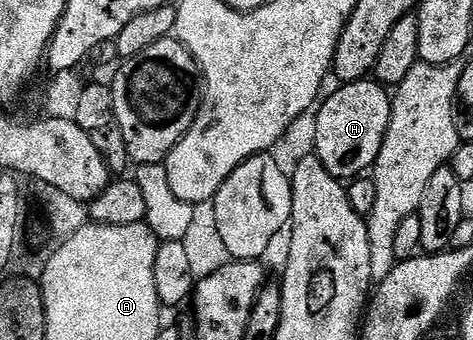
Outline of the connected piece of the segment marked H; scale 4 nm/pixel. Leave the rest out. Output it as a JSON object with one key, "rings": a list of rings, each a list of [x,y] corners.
{"rings":[[[374,79],[348,81],[338,87],[327,102],[324,100],[318,106],[313,153],[335,177],[355,179],[374,166],[381,143],[385,143],[391,122],[392,94]]]}

